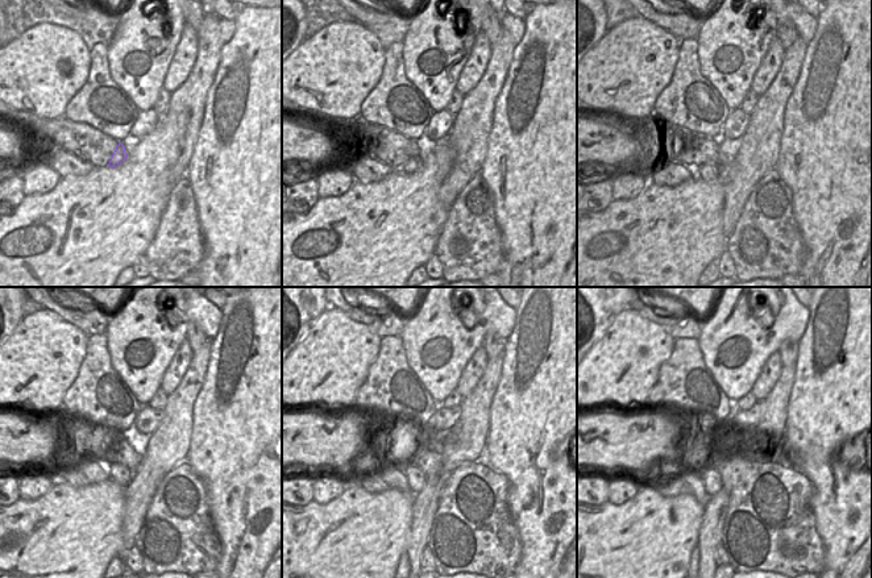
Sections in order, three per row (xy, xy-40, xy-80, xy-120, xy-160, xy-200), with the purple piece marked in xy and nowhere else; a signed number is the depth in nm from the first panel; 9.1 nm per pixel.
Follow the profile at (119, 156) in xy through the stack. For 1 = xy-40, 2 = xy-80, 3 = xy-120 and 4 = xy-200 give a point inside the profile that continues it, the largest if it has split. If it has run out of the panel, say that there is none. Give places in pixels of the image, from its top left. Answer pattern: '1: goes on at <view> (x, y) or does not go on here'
1: goes on at xy-40 (414, 165)
2: goes on at xy-80 (708, 173)
3: goes on at xy-120 (117, 473)
4: goes on at xy-200 (713, 483)

